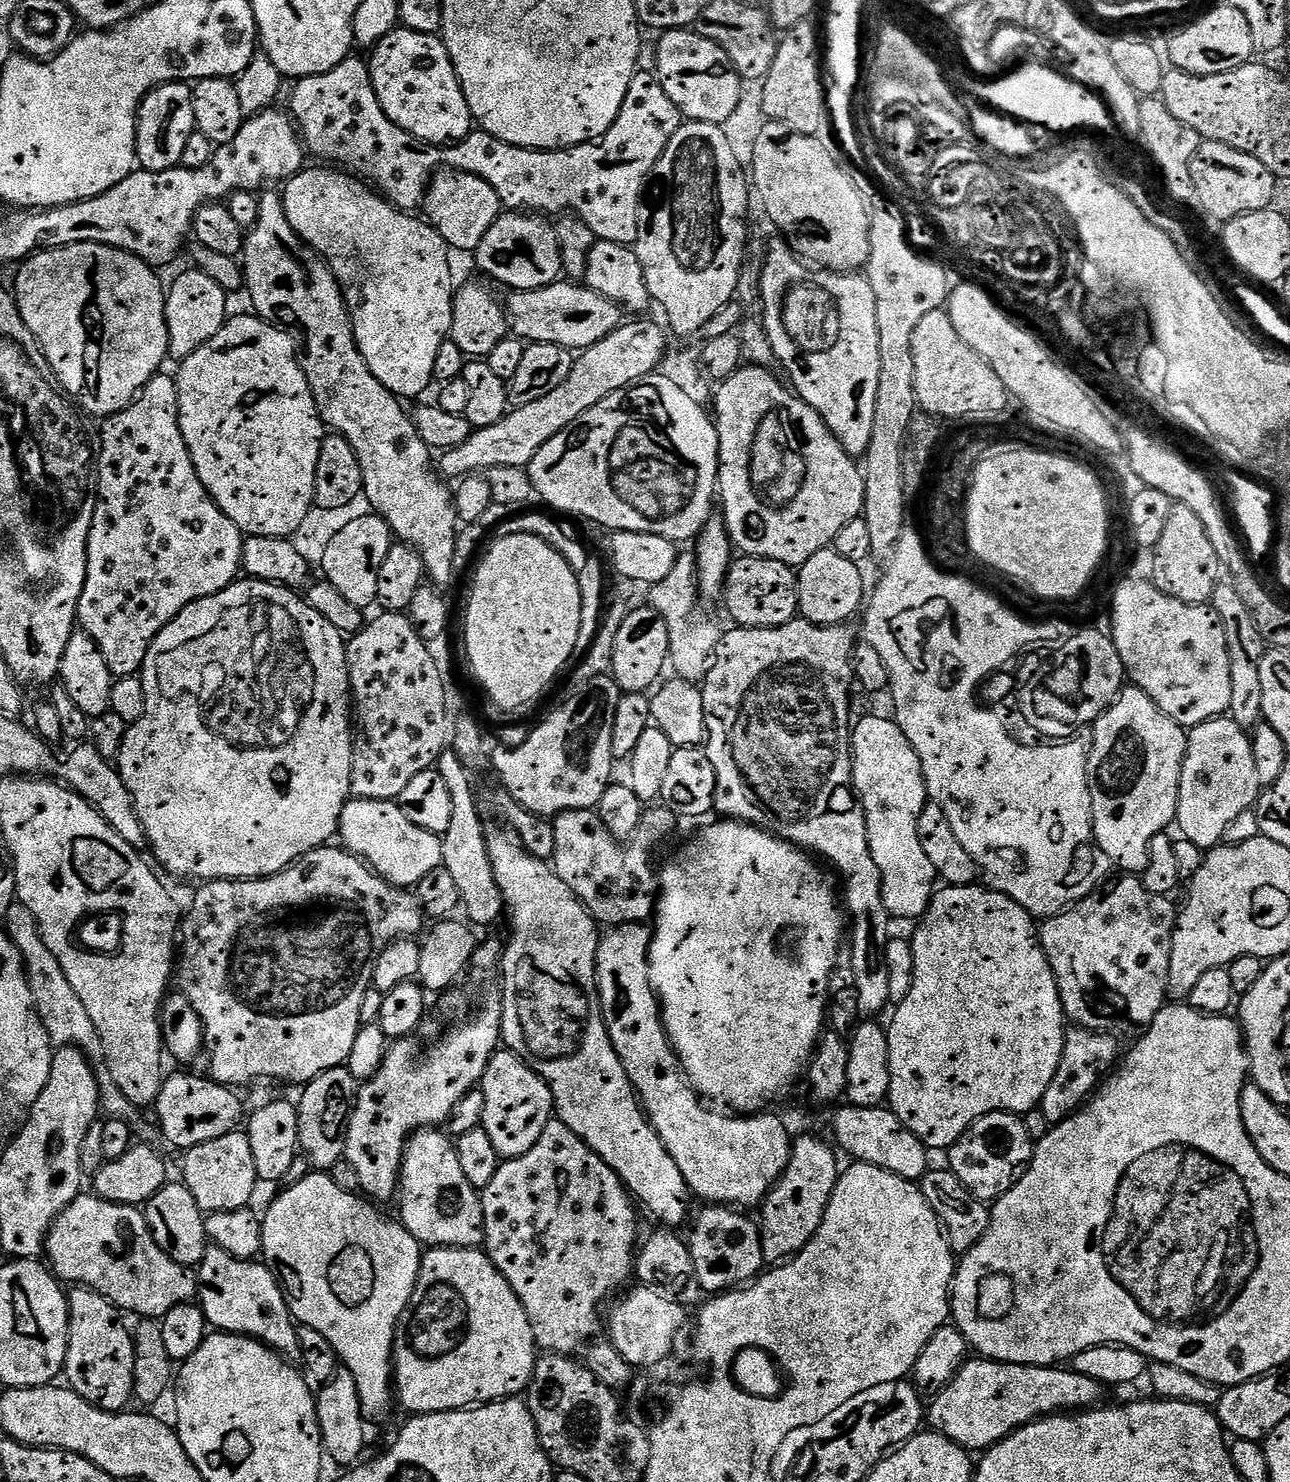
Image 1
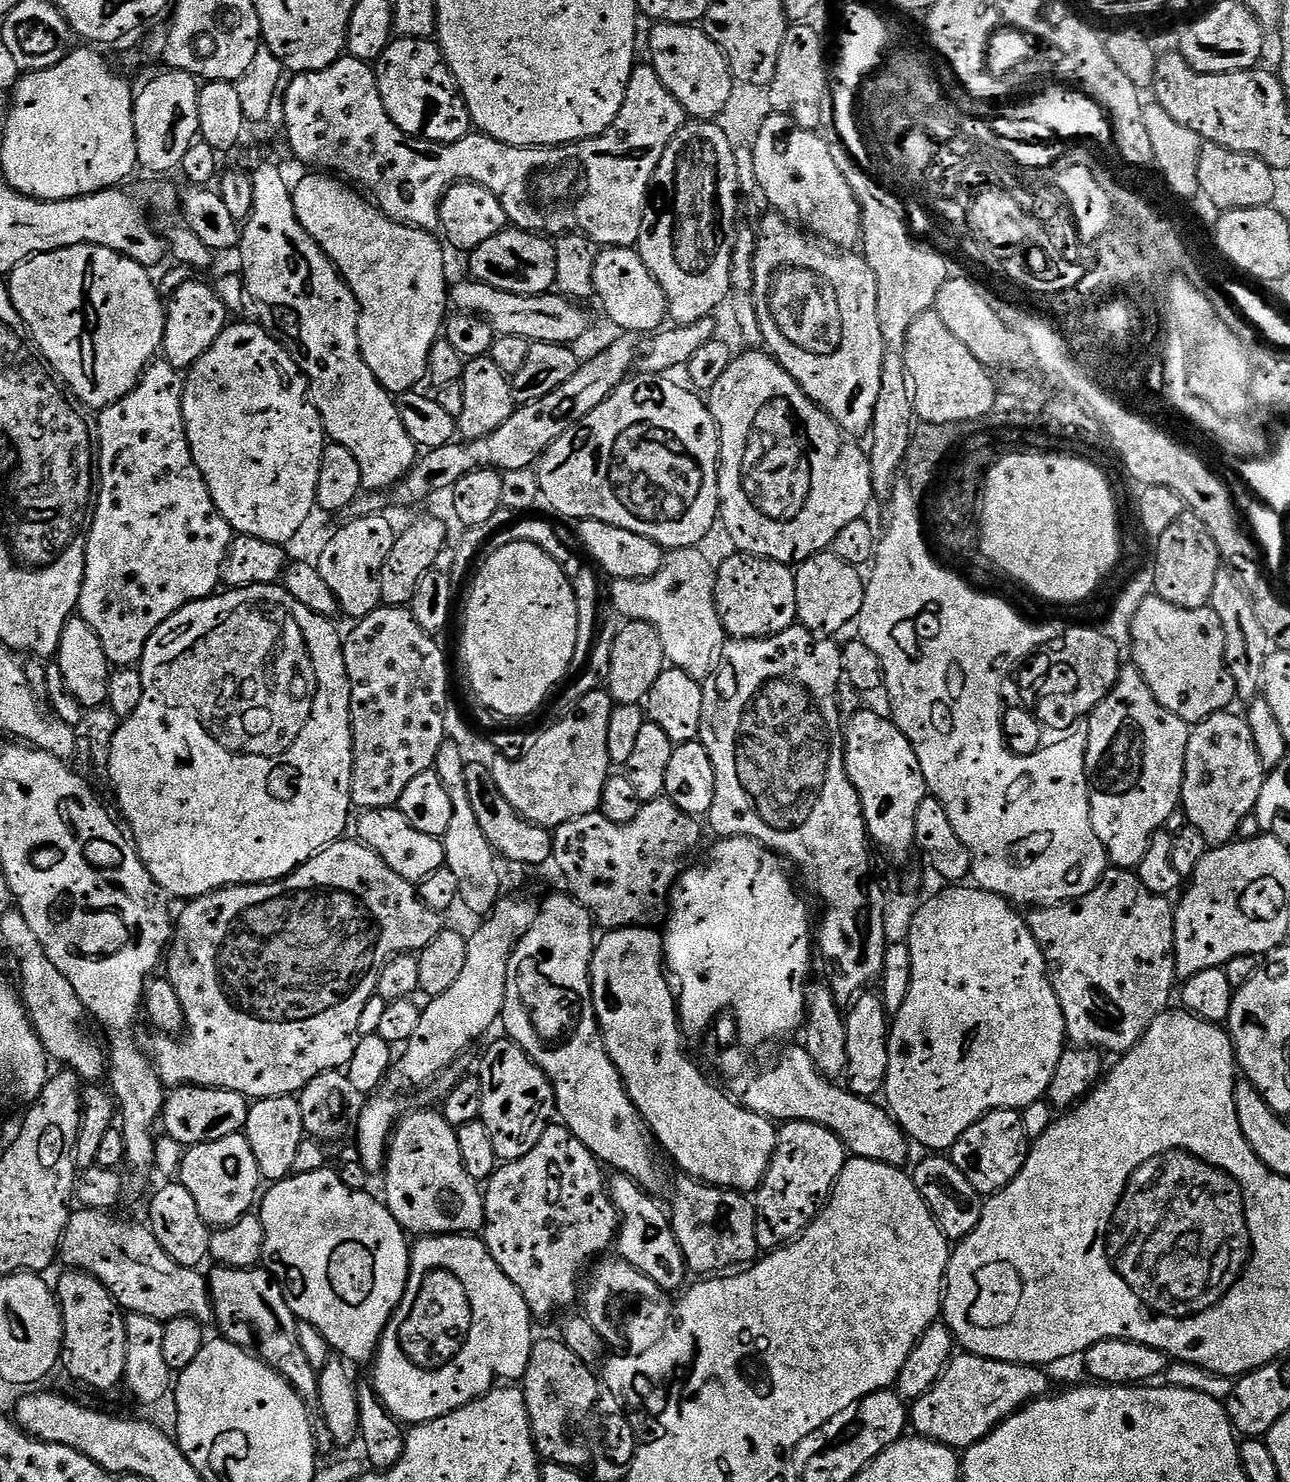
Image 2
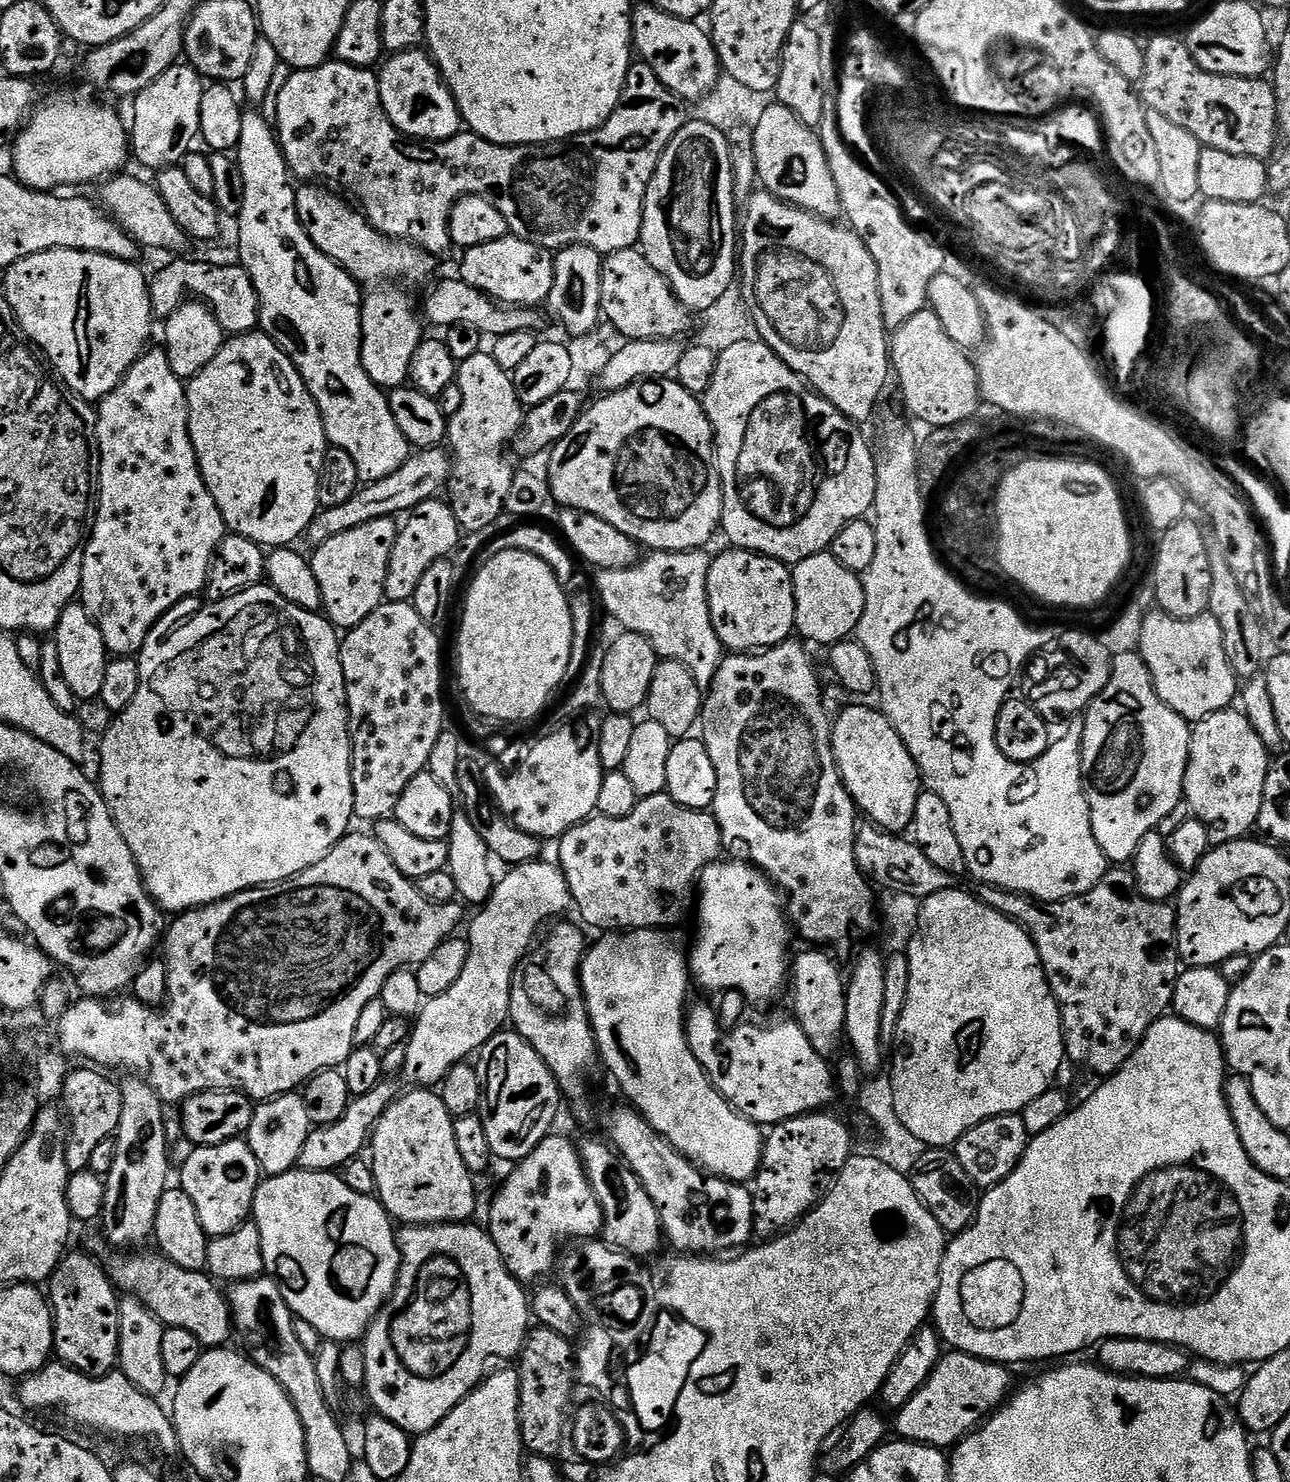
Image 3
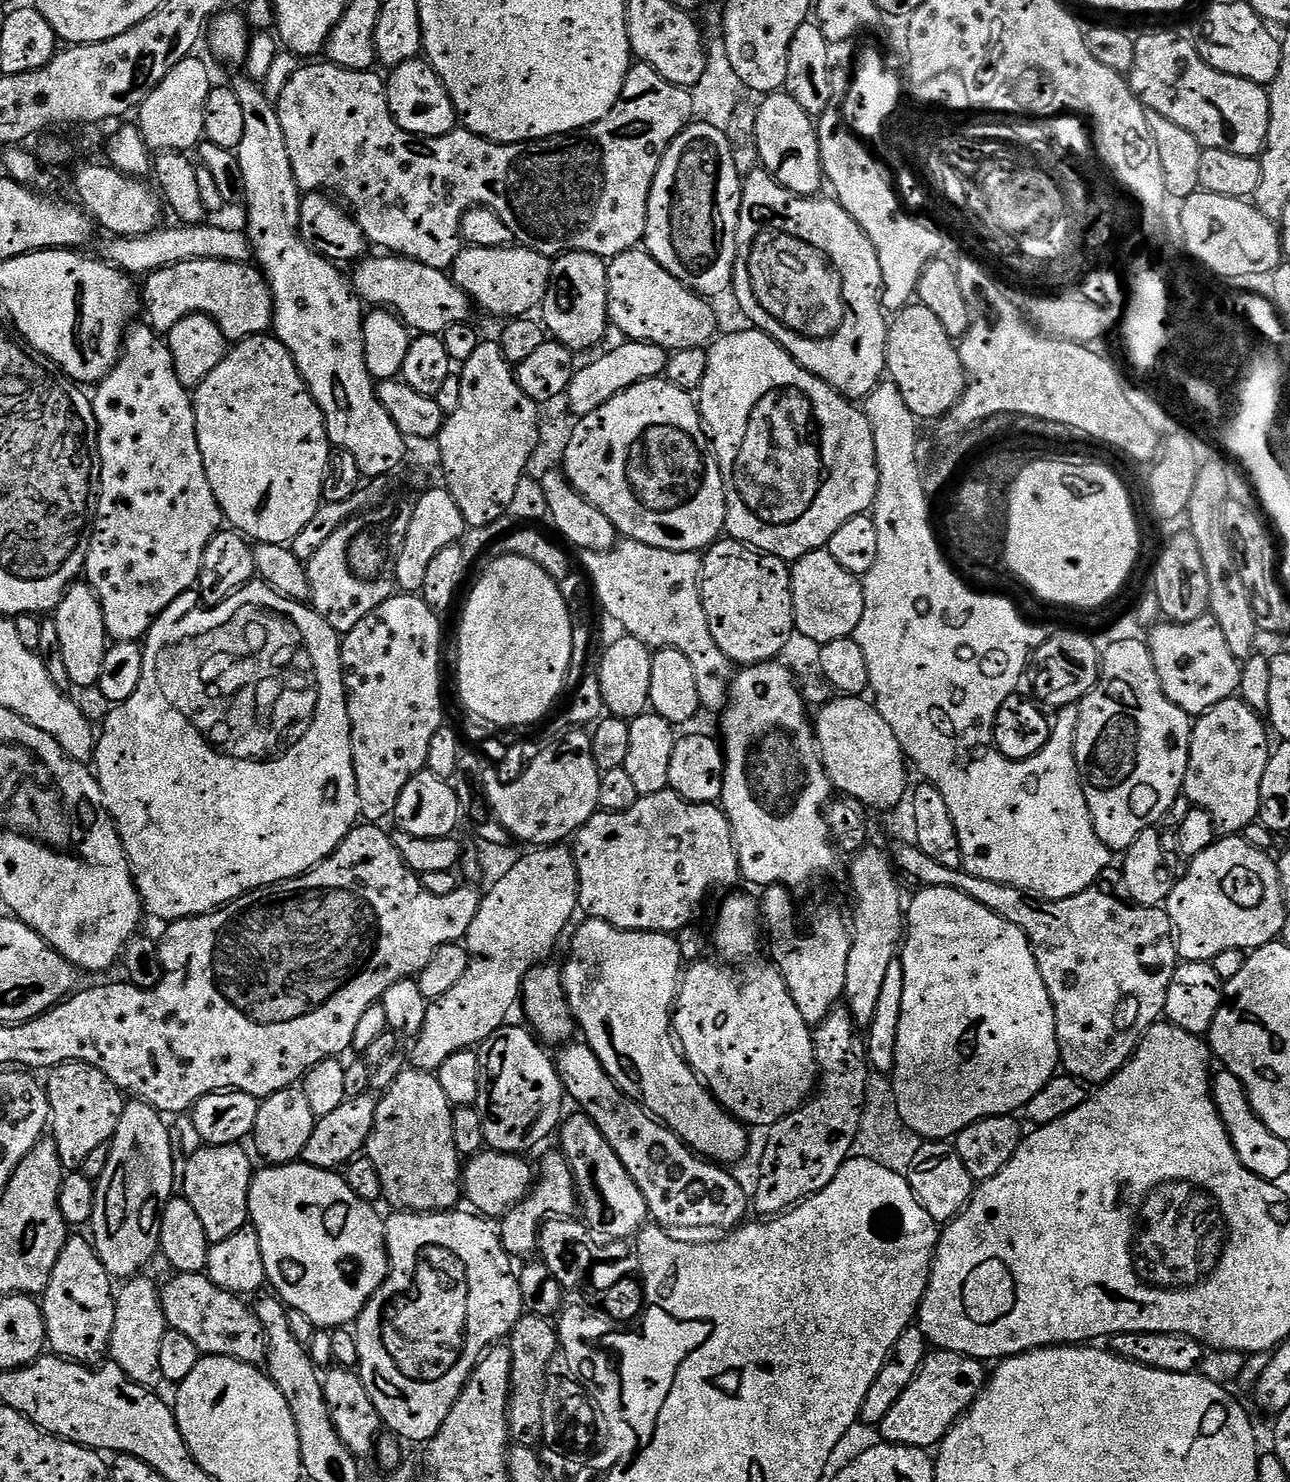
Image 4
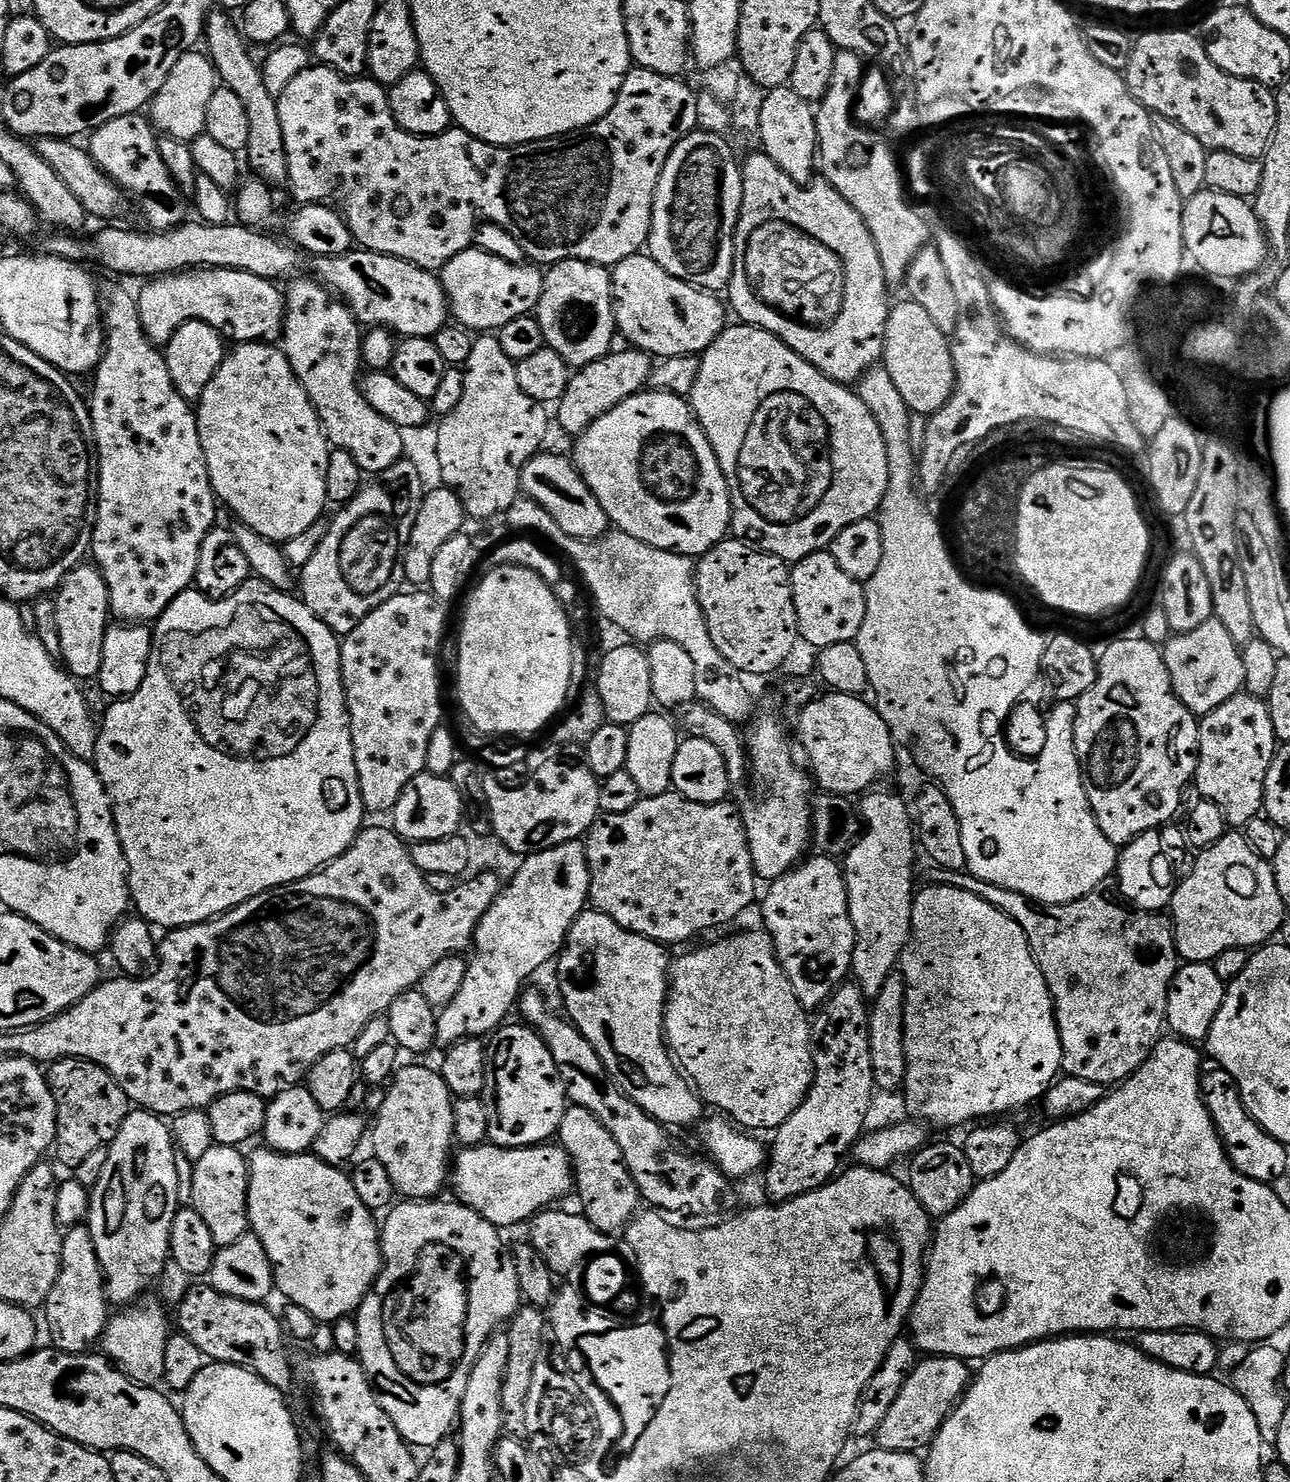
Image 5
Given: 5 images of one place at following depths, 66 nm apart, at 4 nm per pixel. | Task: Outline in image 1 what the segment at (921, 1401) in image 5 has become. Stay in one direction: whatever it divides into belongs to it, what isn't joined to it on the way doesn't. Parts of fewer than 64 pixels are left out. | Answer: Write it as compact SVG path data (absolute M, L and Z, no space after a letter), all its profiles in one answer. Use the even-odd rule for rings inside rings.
M972 1358L961 1366L958 1374L945 1388L941 1388L931 1397L932 1404L930 1400L926 1408L926 1420L935 1431L950 1438L958 1446L968 1449L969 1453L980 1454L1034 1420L1042 1420L1053 1414L1064 1414L1069 1410L1091 1410L1103 1401L1100 1399L1103 1398L1104 1392L1106 1392L1105 1385L1064 1366L1004 1364L1000 1360Z

